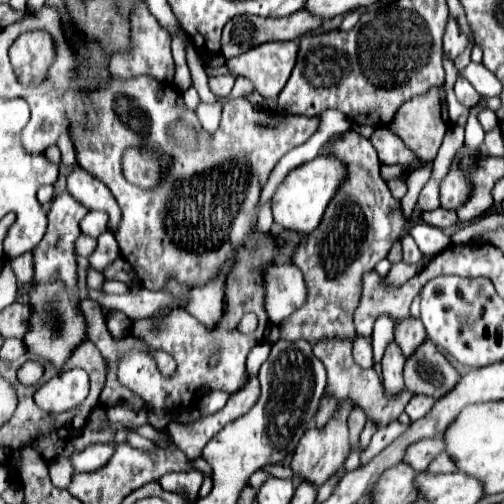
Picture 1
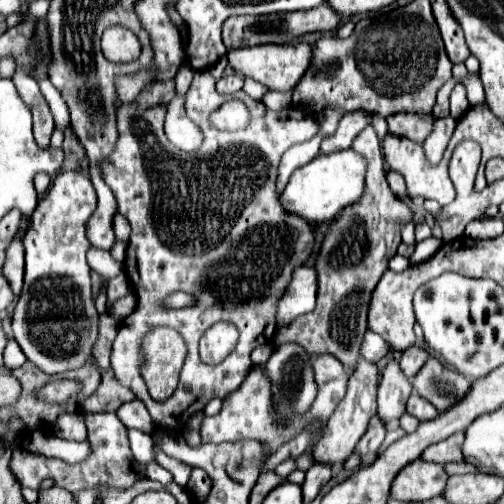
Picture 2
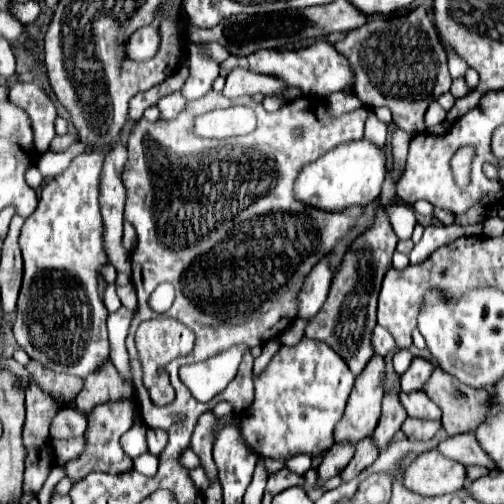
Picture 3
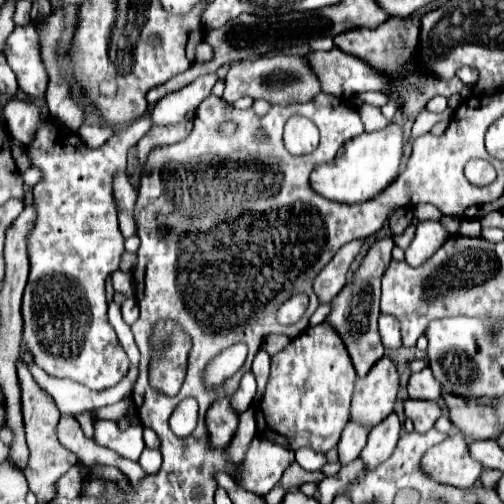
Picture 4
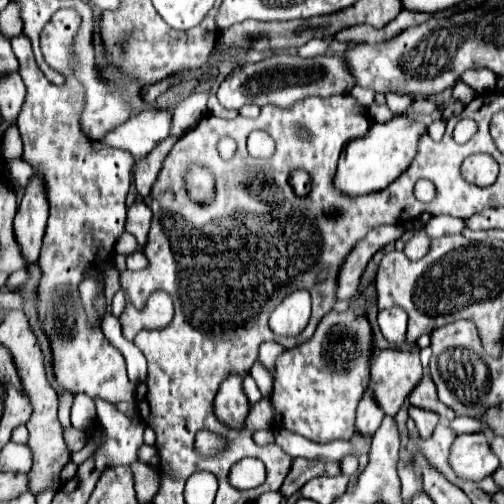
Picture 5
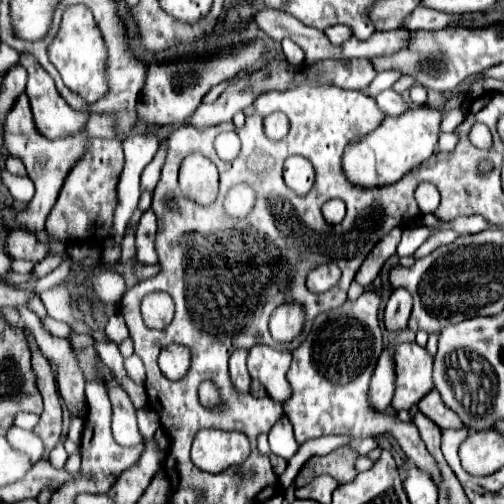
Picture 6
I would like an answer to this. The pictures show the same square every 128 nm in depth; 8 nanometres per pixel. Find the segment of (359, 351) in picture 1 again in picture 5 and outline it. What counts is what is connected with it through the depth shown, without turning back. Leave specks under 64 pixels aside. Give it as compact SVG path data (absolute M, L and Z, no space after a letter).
M398 306L378 312L378 326L390 344L406 342L406 322L408 322L408 316Z

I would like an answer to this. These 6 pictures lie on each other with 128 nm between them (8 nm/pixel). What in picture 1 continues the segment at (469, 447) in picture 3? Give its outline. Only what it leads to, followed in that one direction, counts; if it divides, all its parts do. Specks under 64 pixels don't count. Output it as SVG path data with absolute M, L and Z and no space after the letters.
M434 438L434 440L420 440L416 444L410 444L406 448L406 456L404 462L408 466L412 466L416 472L424 472L430 464L430 460L438 454L444 452L444 440L442 438Z

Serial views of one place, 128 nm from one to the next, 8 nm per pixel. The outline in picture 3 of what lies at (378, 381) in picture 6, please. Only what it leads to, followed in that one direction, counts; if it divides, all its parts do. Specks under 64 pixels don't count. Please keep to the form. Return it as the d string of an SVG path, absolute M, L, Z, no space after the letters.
M334 444L324 456L322 456L322 462L320 466L316 468L318 472L318 480L316 480L316 486L314 488L322 488L322 484L326 480L330 480L332 476L336 476L352 458L354 454L354 446L352 444Z

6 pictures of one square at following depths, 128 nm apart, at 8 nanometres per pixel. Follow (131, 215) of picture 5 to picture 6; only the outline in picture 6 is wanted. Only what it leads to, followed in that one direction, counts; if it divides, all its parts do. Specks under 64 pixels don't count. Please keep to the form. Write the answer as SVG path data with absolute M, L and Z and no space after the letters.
M146 210L138 222L138 228L136 228L138 260L142 260L146 264L158 262L158 256L154 250L154 238L156 238L156 216L152 210Z

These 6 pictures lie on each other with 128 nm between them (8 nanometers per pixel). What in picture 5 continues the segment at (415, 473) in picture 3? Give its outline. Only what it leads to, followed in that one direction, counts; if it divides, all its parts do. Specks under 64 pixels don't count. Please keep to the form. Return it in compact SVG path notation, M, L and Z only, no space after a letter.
M482 432L456 436L448 454L448 464L458 478L472 482L490 476L500 466Z

